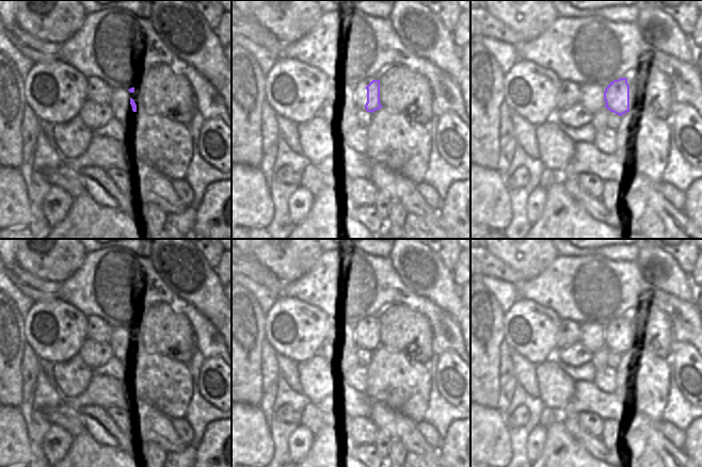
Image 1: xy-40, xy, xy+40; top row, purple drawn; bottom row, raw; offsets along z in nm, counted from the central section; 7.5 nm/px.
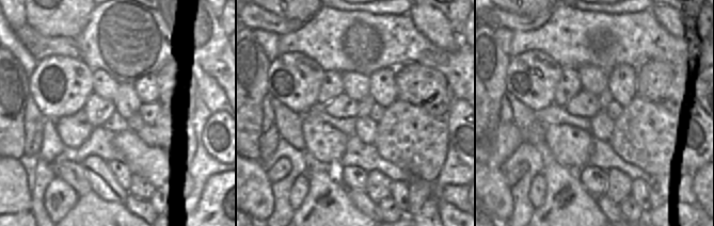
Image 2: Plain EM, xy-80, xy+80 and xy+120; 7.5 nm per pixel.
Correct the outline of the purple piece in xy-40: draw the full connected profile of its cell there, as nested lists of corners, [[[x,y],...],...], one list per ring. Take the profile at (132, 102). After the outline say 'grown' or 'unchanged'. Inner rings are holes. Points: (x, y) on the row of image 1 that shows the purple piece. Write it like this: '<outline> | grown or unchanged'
[[[140,82],[134,87],[128,90],[130,92],[130,104],[133,112],[147,110],[147,83]]] | grown

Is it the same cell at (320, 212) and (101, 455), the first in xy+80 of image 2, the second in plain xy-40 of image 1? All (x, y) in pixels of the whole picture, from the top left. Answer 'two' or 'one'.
one

